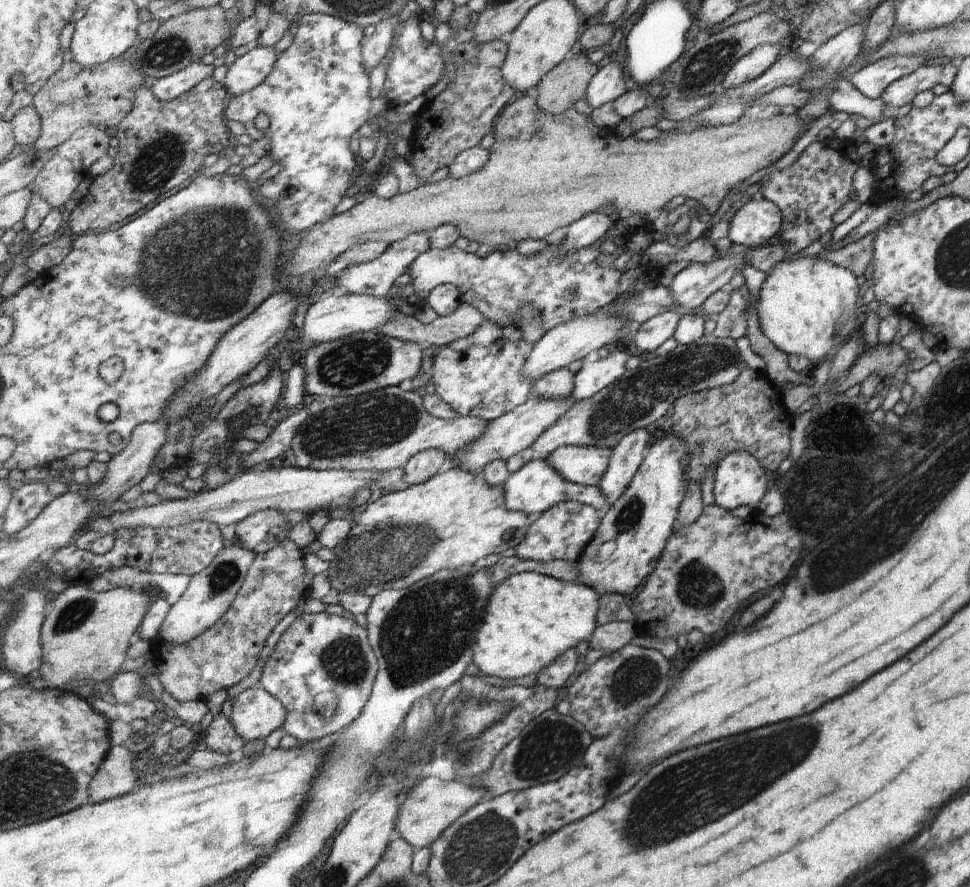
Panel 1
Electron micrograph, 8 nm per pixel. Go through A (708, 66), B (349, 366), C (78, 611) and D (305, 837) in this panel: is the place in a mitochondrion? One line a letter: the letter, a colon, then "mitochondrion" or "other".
A: mitochondrion
B: mitochondrion
C: mitochondrion
D: other

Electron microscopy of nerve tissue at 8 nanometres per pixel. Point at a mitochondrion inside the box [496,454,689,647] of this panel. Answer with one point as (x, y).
(628, 517)

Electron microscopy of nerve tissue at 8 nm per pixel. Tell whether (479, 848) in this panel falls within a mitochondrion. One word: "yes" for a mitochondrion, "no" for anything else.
yes

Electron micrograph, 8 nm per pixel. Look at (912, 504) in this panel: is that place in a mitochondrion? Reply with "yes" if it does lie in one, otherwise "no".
yes

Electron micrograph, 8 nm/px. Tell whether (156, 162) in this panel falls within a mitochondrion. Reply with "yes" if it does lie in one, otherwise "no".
yes

